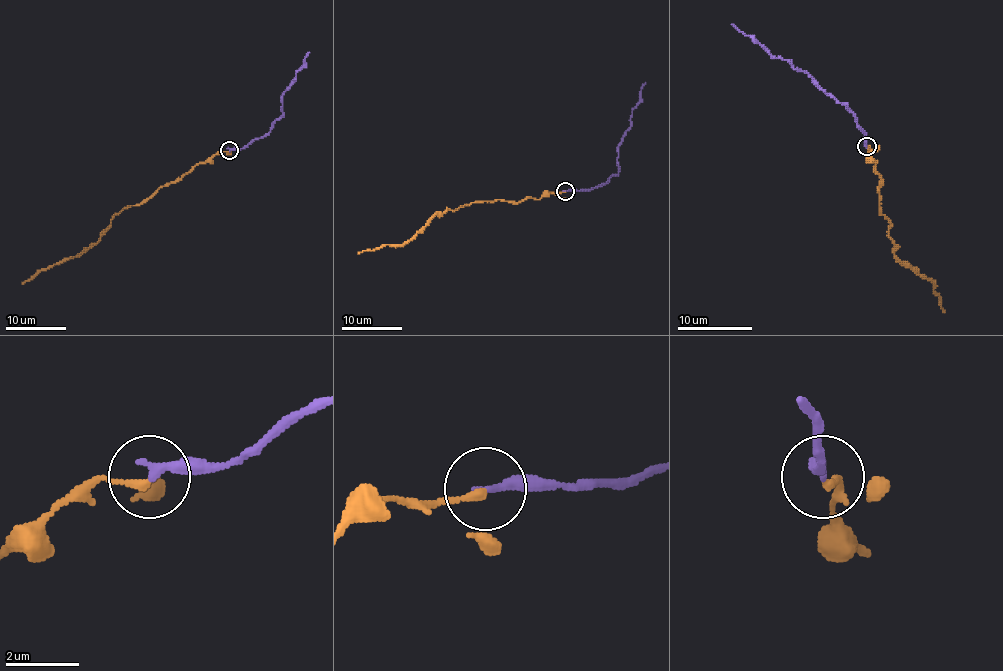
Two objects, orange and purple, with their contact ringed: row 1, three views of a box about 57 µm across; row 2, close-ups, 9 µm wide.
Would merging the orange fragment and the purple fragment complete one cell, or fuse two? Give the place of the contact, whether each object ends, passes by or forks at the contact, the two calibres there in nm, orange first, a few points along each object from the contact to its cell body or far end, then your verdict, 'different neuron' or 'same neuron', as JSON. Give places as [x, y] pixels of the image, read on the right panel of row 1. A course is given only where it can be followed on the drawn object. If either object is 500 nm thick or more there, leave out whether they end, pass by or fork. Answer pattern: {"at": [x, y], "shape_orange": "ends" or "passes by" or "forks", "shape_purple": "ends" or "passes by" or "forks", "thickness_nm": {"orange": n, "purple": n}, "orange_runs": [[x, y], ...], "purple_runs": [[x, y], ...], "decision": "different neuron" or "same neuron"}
{"at": [866, 146], "shape_orange": "passes by", "shape_purple": "ends", "thickness_nm": {"orange": 150, "purple": 240}, "orange_runs": [[866, 147], [877, 162], [879, 211], [890, 224], [888, 237], [894, 254], [933, 284], [945, 312]], "purple_runs": [[866, 146], [860, 127], [844, 104], [802, 71], [797, 71], [786, 60], [773, 58], [731, 24]], "decision": "same neuron"}

